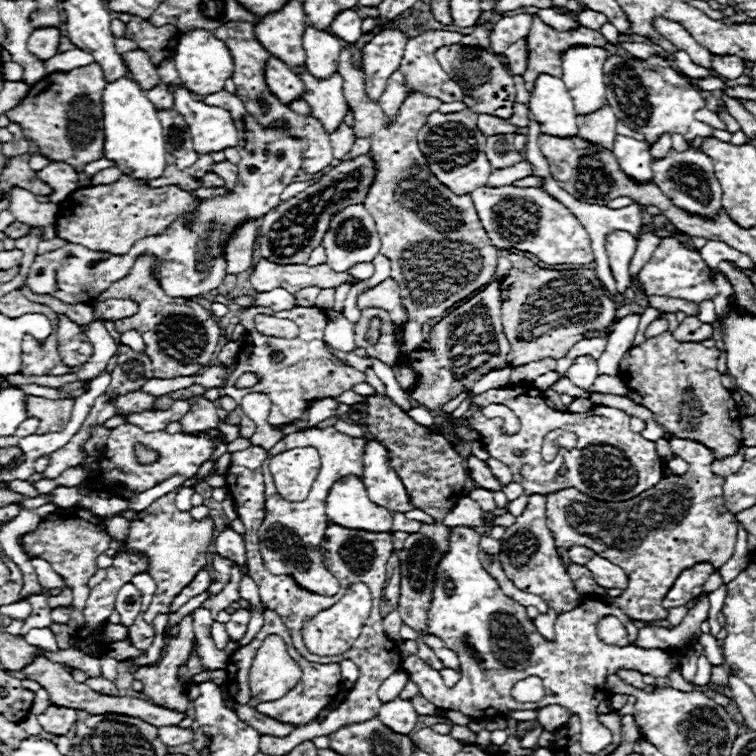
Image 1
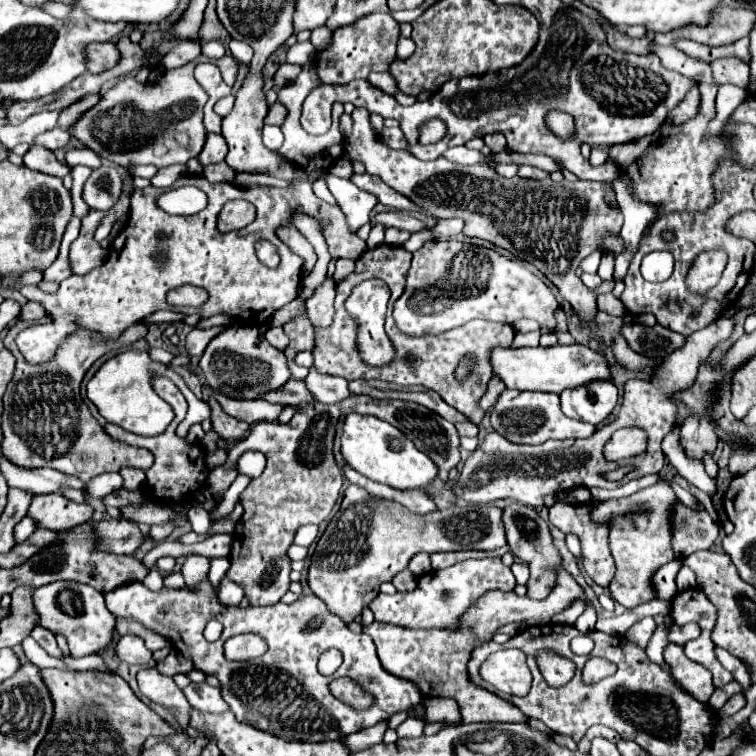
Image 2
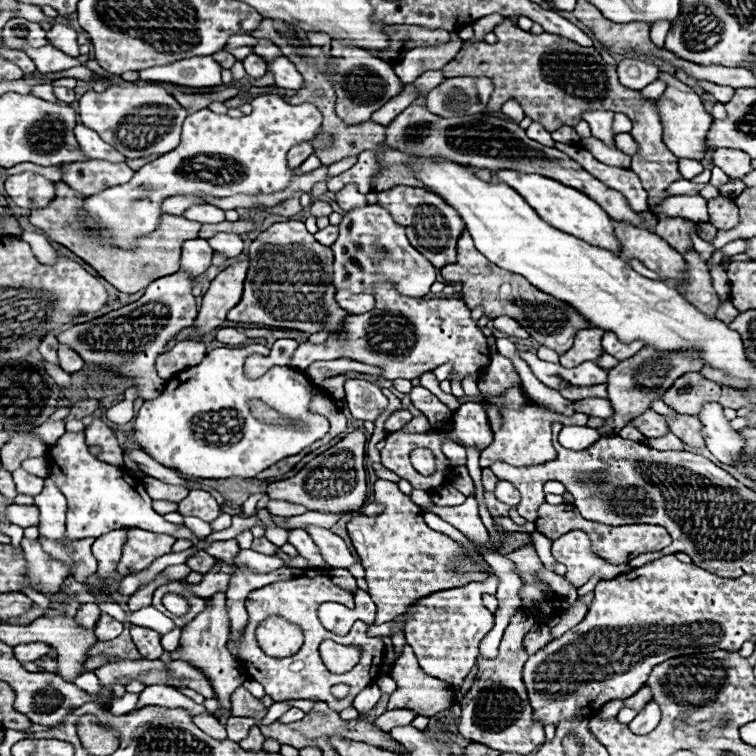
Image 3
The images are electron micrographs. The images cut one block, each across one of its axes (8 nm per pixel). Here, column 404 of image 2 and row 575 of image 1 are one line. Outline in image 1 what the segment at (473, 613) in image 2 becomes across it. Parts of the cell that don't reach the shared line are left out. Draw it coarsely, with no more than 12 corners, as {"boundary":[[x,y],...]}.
{"boundary":[[700,442],[632,500],[546,496],[568,568],[576,544],[630,580],[604,600],[640,622],[686,568],[732,556],[736,518]]}

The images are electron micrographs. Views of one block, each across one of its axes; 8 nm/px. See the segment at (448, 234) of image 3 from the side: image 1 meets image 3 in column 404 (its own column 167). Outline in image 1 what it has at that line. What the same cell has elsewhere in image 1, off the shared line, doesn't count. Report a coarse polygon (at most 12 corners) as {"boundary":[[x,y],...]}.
{"boundary":[[130,176],[72,192],[56,236],[124,254],[198,210],[178,186]]}

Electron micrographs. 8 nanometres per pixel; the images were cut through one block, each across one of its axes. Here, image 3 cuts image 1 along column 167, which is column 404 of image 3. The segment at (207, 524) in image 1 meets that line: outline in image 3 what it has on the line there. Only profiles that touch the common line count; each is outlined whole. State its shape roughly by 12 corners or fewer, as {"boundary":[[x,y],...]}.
{"boundary":[[390,480],[348,534],[374,624],[488,574]]}

